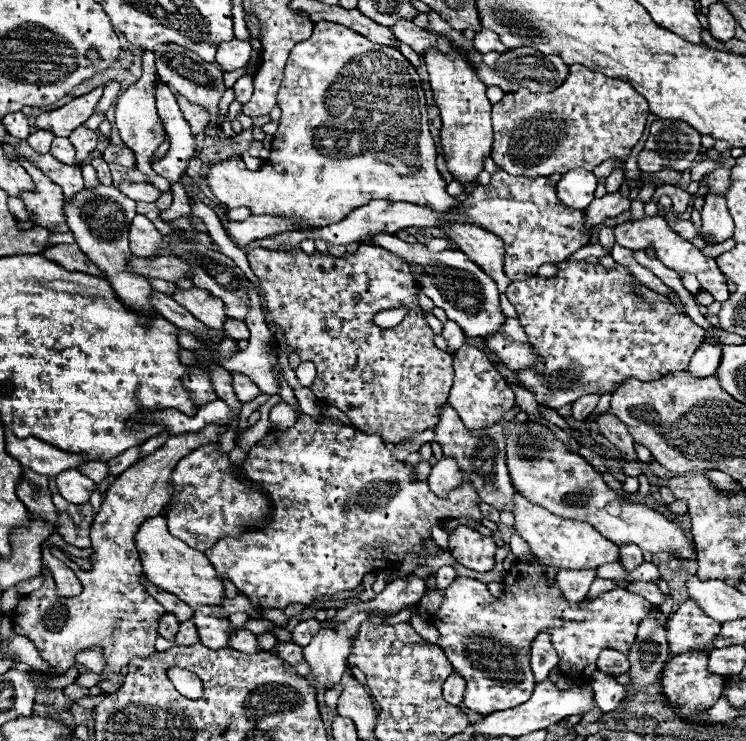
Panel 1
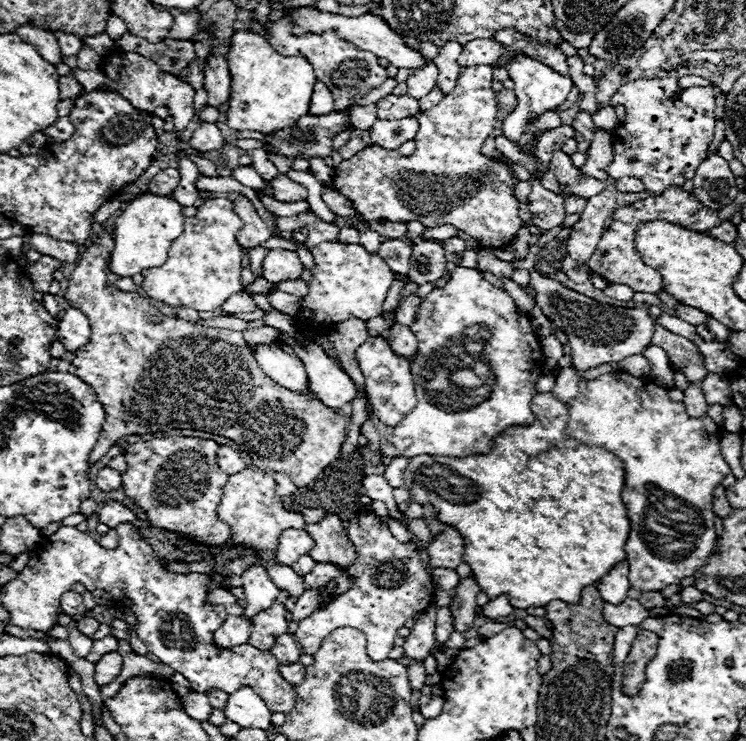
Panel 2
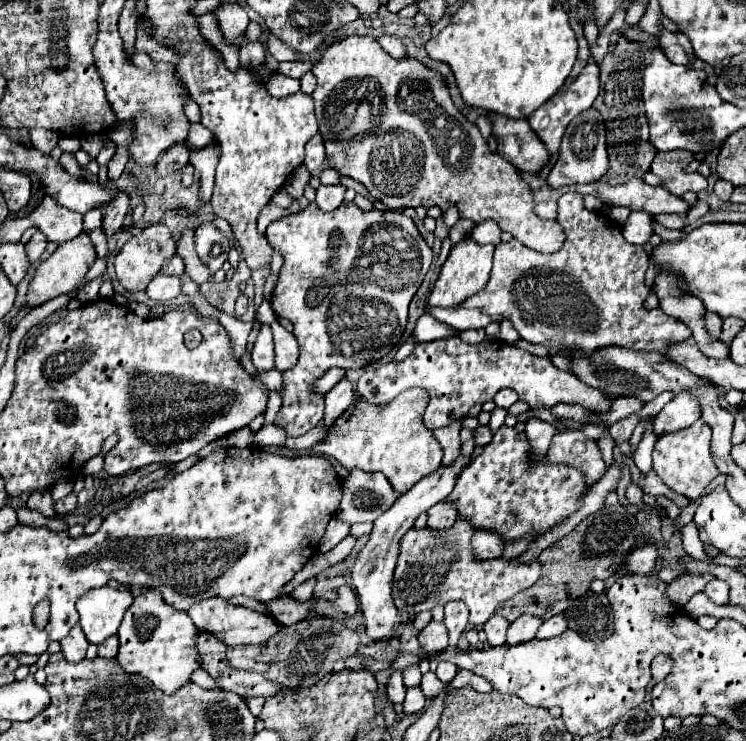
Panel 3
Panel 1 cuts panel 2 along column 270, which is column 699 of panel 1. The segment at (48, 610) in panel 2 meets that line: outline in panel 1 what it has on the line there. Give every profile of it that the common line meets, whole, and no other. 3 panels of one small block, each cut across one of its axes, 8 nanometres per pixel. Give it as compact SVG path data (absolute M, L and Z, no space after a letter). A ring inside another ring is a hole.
M688 652L688 654L672 656L670 662L664 668L664 674L662 674L664 696L672 706L678 706L678 714L682 718L686 718L686 716L690 716L694 712L700 712L704 708L710 708L722 694L724 678L716 676L716 674L710 674L706 670L706 662L708 662L708 656L698 654L698 652L694 652L694 654Z

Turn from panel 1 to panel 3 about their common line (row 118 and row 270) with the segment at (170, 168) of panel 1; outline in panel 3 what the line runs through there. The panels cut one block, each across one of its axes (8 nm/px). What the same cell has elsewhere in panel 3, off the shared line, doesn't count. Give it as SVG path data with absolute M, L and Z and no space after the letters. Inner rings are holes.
M174 254L172 258L168 258L162 266L162 272L168 276L182 276L184 274L184 262L182 258L178 258L178 254Z

